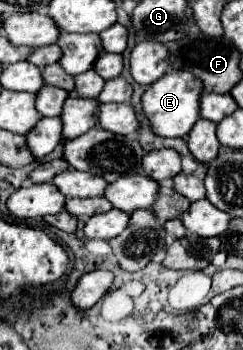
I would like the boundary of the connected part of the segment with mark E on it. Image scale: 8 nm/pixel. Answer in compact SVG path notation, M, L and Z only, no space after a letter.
M169 71L155 83L151 83L143 95L143 111L153 123L153 131L161 137L187 137L195 121L199 119L199 99L203 95L201 81L189 71Z

